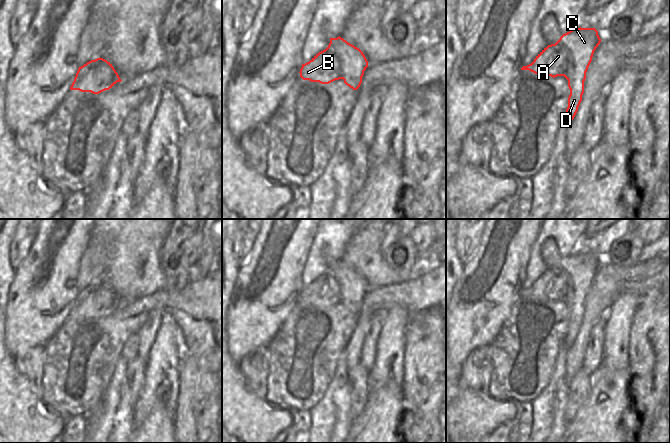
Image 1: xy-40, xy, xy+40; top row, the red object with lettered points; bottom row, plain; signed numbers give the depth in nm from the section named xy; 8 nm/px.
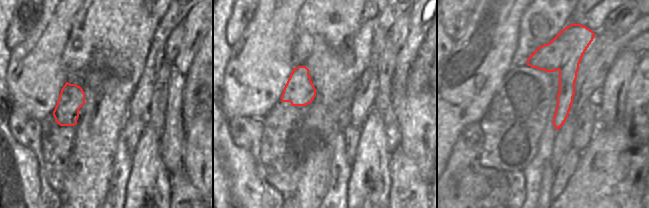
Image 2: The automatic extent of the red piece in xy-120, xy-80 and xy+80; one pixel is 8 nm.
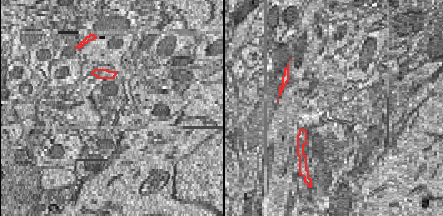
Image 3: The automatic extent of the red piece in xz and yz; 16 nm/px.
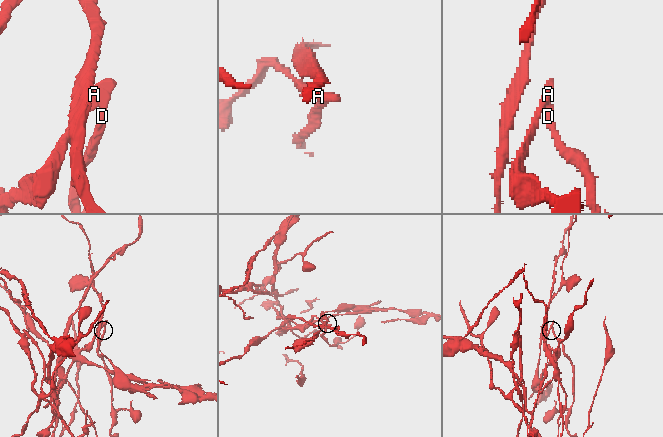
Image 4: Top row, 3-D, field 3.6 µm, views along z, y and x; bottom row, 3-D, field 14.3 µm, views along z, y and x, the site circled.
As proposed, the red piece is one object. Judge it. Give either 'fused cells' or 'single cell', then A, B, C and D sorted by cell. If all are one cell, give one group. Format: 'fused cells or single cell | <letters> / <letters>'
fused cells | A B C / D

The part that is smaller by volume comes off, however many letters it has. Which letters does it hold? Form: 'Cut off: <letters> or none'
Cut off: D

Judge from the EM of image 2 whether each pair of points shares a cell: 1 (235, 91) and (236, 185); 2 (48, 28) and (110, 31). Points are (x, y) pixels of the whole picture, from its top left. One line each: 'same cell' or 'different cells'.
1: different cells
2: different cells

